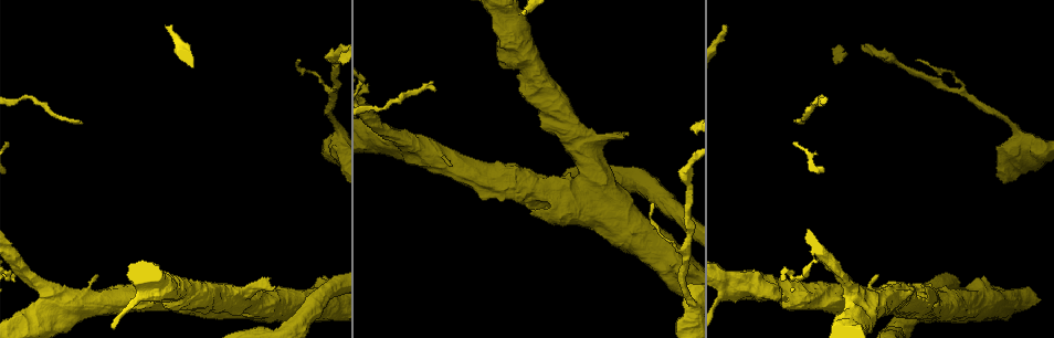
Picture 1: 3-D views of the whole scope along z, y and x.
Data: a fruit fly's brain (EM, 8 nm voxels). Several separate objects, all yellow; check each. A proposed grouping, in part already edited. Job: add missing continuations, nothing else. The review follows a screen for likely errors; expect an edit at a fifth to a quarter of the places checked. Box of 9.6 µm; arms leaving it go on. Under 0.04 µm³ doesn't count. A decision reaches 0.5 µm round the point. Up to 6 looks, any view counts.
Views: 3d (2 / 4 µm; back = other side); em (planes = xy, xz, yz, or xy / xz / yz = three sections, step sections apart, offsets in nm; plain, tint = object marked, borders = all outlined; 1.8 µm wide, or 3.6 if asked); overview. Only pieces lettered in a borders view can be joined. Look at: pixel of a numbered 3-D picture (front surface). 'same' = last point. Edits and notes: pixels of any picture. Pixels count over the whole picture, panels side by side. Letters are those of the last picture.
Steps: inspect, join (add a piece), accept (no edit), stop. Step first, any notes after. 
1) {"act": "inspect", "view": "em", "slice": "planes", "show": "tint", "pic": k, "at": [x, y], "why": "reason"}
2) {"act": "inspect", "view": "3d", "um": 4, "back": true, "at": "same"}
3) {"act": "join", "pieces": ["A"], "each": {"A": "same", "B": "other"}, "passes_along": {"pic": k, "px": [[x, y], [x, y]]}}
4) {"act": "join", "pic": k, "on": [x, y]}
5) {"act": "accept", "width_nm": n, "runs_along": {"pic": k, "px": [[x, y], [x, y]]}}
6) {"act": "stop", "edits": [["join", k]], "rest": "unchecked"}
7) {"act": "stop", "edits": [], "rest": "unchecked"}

{"act": "inspect", "view": "3d", "um": 2, "pic": 1, "at": [451, 165], "why": "stops while still wide"}

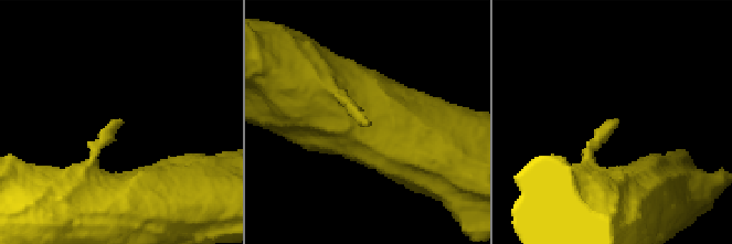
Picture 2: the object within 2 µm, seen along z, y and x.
{"act": "inspect", "view": "em", "slice": "planes", "show": "plain", "pic": 2, "at": [123, 121], "why": "now the EM"}

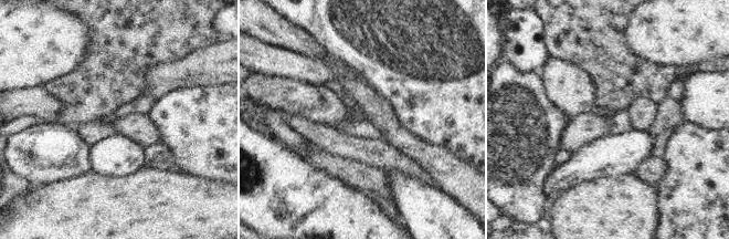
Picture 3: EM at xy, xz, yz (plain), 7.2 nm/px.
{"act": "inspect", "view": "em", "slice": "planes", "show": "borders", "at": "same", "why": "see the neighbours"}

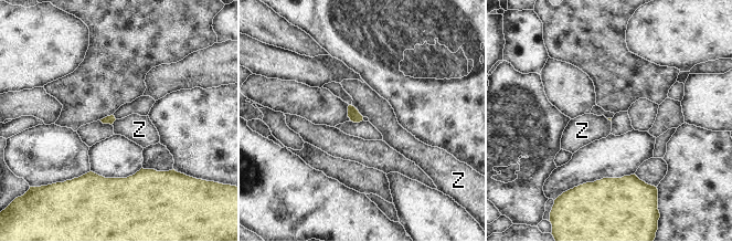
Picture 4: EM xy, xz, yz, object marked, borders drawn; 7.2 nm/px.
{"act": "accept", "each": {"Z": "other"}, "border": {"pic": 4, "px": [[351, 104], [363, 116]]}, "found": "no lettered piece goes on from it"}

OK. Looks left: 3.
{"act": "inspect", "view": "3d", "um": 2, "pic": 1, "at": [629, 134], "why": "free end"}

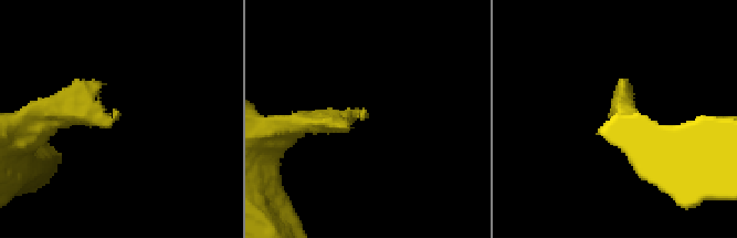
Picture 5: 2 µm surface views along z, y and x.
{"act": "inspect", "view": "em", "um": 3.6, "slice": "xy", "step": 4, "show": "tint", "pic": 5, "at": [118, 114], "why": "now the EM"}

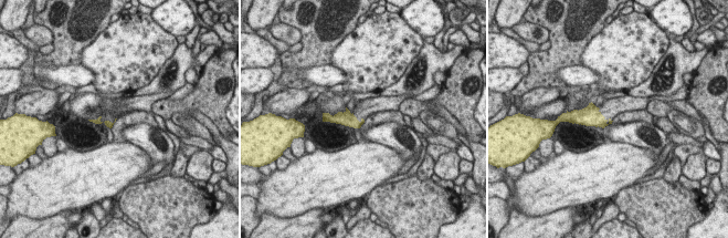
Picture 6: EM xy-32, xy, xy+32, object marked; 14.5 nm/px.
{"act": "inspect", "view": "em", "um": 3.6, "slice": "planes", "show": "borders", "at": "same", "why": "cut it another way"}

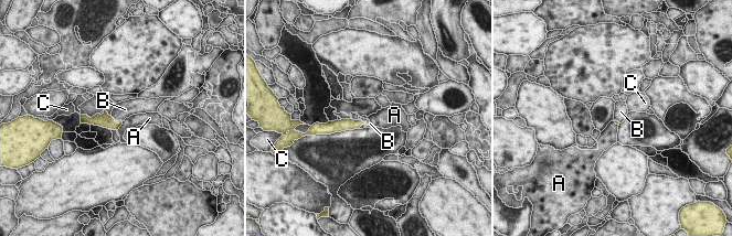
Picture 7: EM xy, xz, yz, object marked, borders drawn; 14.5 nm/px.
{"act": "join", "pieces": ["B"], "each": {"A": "other", "B": "same", "C": "other"}, "found": "it goes on there"}

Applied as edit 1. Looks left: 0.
{"act": "stop", "edits": [["join", 7]], "rest": "unchecked"}

